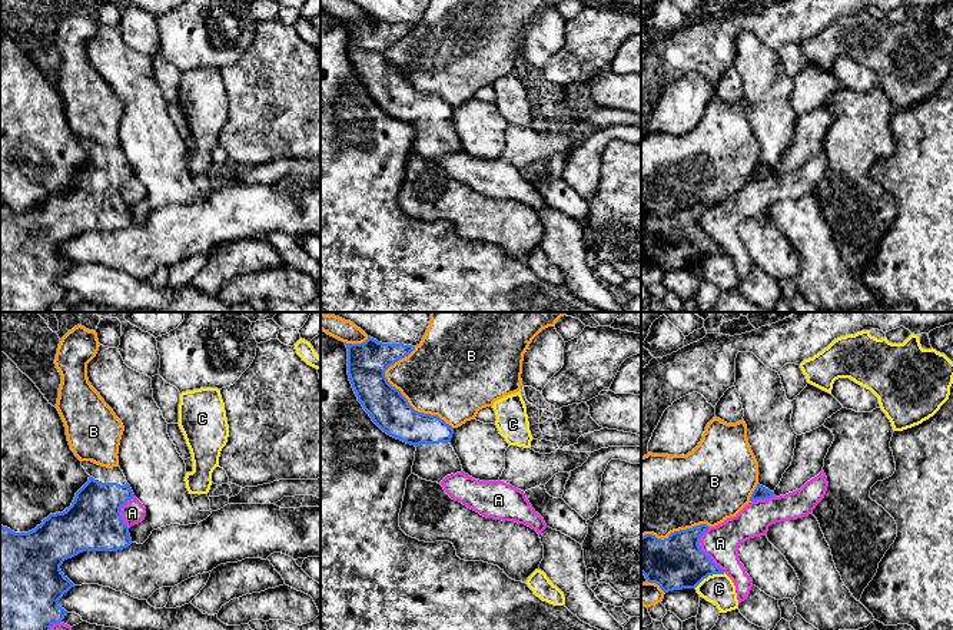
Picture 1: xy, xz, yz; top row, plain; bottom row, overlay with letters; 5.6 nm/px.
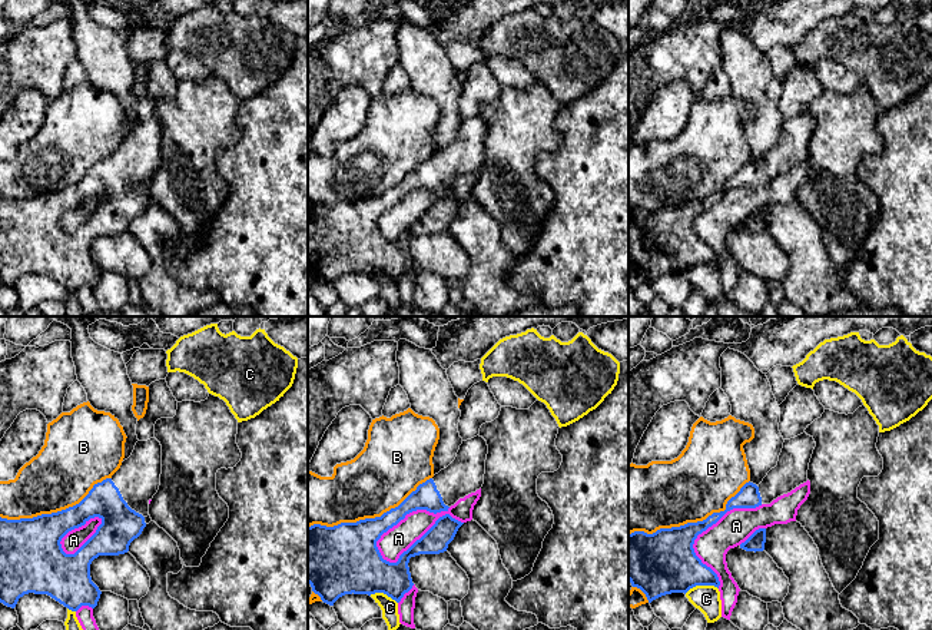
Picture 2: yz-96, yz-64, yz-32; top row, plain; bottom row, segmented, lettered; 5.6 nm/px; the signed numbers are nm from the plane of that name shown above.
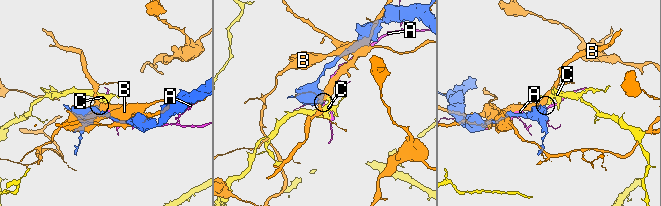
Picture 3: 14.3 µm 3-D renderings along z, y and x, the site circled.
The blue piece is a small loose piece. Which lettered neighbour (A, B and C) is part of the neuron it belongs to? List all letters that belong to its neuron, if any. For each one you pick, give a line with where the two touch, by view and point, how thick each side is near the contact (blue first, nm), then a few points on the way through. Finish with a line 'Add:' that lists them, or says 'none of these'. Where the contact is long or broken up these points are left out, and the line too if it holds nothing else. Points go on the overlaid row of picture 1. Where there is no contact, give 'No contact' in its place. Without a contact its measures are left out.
Add: none of these

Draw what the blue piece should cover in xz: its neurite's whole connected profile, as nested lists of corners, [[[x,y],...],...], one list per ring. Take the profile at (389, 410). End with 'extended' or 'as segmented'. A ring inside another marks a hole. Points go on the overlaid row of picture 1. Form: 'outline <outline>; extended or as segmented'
outline [[[371,336],[362,344],[345,342],[345,345],[348,348],[349,381],[363,410],[383,432],[416,447],[412,474],[441,484],[446,475],[464,471],[458,455],[449,444],[454,428],[438,415],[415,411],[401,391],[392,387],[385,377],[385,371],[399,359],[408,357],[415,346],[382,344]]]; extended

